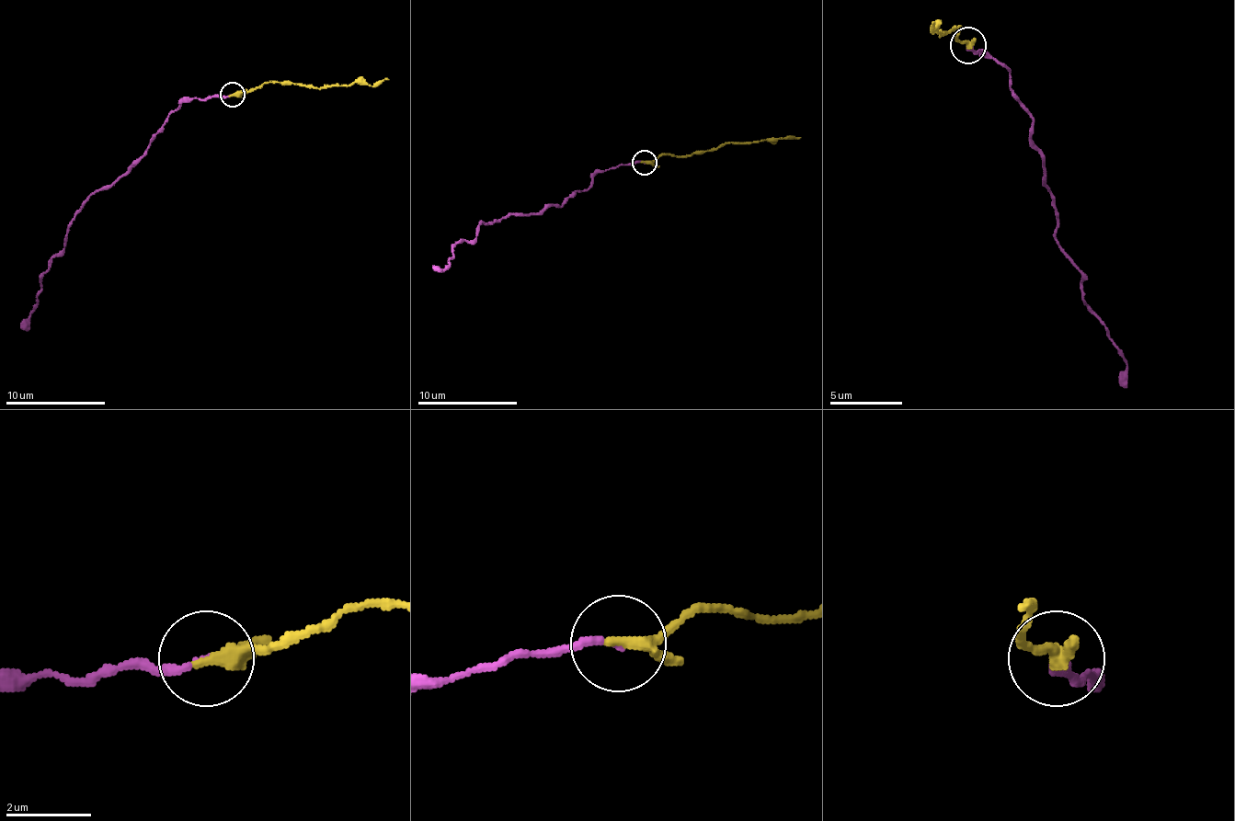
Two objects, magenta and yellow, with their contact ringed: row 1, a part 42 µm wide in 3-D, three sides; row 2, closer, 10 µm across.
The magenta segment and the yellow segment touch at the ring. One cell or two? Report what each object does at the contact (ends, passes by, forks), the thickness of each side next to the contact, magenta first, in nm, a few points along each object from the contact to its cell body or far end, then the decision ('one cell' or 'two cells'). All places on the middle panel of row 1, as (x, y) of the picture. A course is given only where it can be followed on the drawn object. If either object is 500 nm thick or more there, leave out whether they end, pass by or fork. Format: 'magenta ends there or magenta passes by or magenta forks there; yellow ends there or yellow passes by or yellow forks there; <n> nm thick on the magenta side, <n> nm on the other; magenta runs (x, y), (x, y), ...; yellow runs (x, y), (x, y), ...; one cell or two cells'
magenta ends there; yellow passes by; 150 nm thick on the magenta side, 240 nm on the other; magenta runs (644, 162), (599, 171), (561, 206), (482, 221), (472, 241), (451, 248), (442, 270), (435, 266); yellow runs (644, 162), (670, 153), (683, 156), (703, 153), (726, 144), (800, 137); one cell

